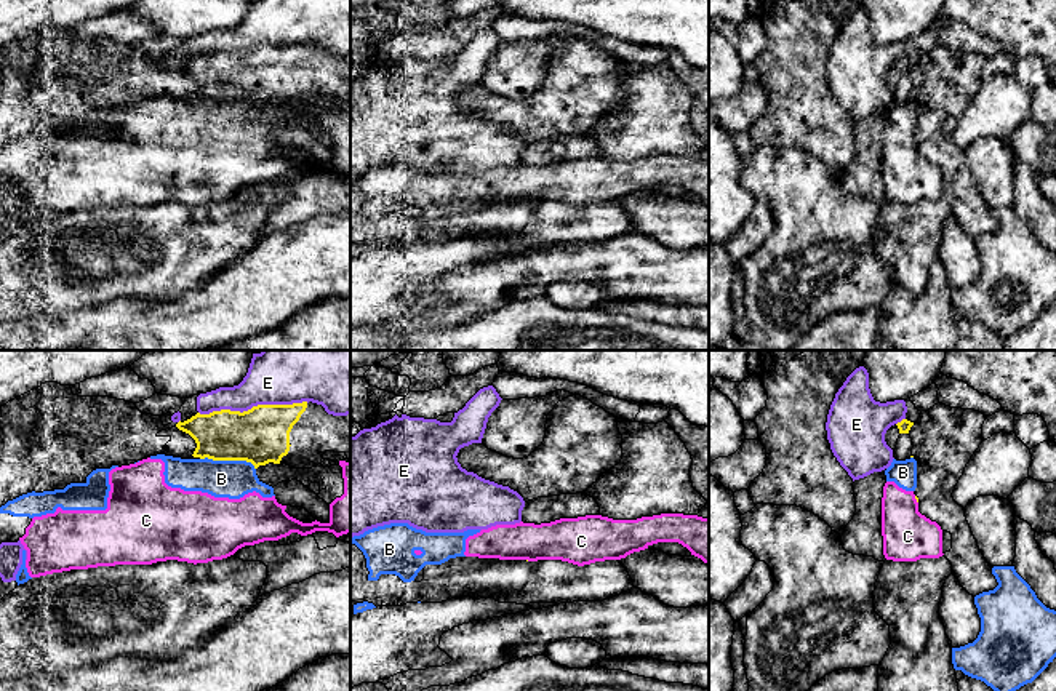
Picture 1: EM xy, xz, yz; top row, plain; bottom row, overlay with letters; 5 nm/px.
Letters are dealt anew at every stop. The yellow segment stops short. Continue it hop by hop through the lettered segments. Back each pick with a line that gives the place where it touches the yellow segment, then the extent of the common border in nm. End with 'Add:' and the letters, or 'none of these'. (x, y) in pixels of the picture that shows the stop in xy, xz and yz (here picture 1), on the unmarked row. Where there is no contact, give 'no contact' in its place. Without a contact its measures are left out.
Add: none of these

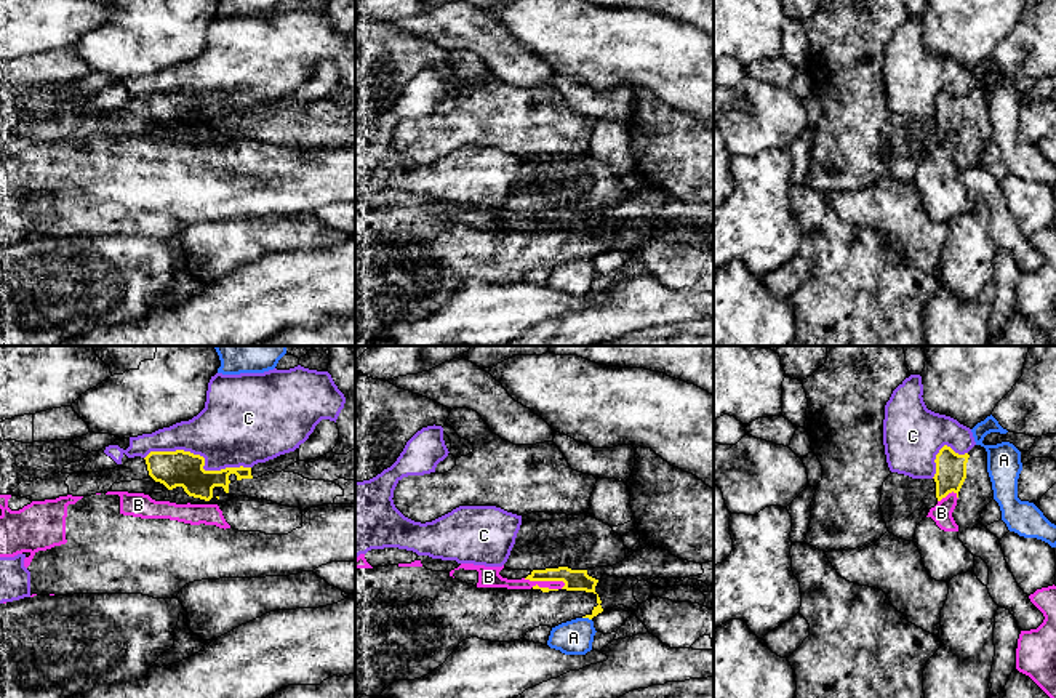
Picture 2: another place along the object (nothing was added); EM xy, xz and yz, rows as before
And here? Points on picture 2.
Add: none of these

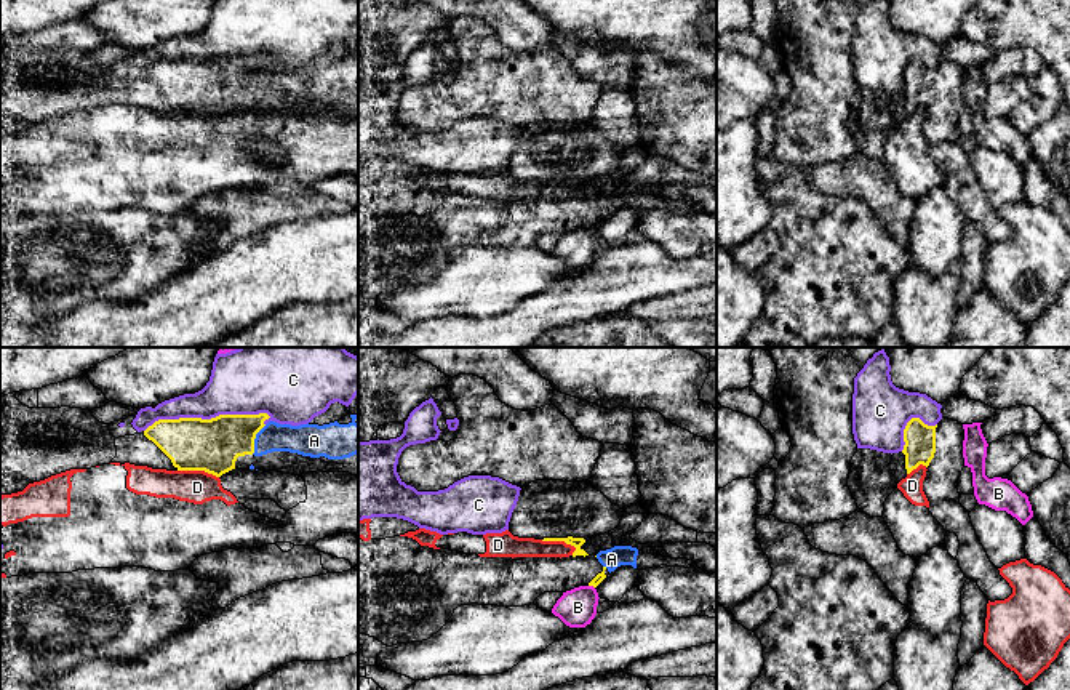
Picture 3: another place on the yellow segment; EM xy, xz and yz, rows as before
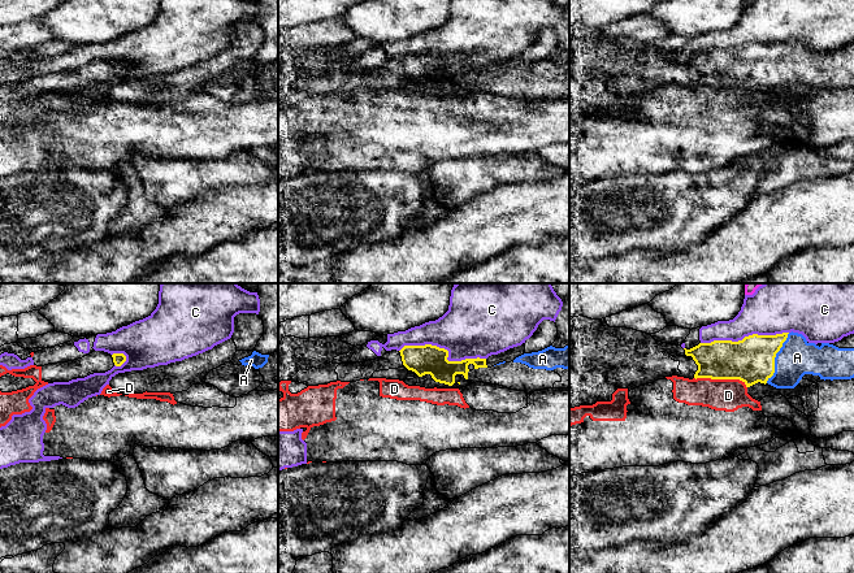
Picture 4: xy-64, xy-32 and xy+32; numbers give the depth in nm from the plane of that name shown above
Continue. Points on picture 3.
A: contact xy (255, 79); length 170 nm
Add: A

